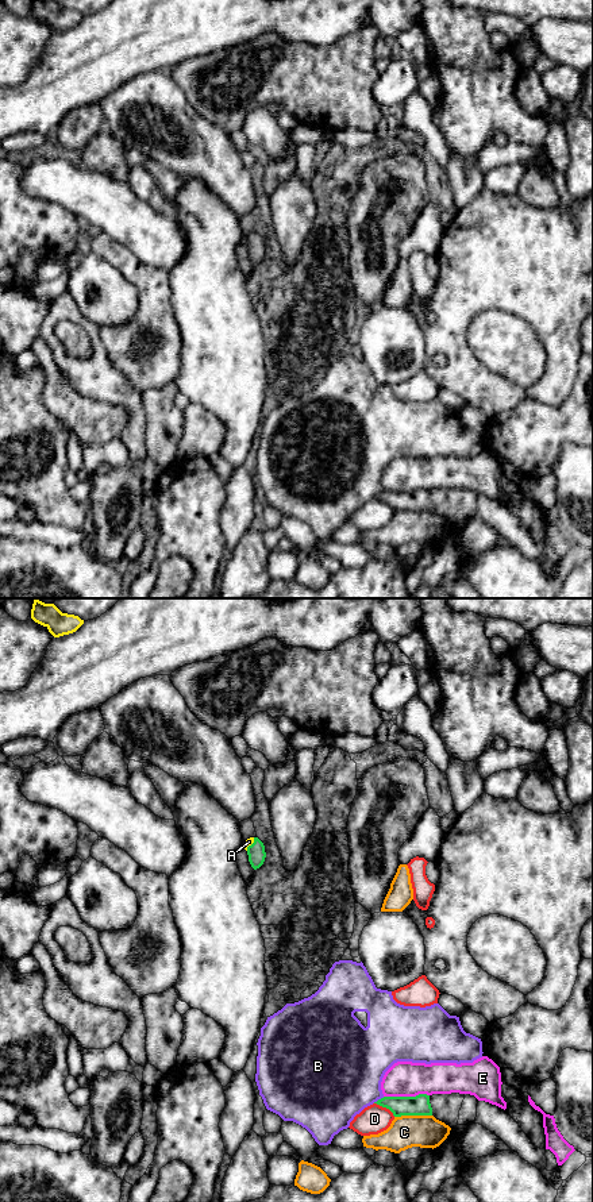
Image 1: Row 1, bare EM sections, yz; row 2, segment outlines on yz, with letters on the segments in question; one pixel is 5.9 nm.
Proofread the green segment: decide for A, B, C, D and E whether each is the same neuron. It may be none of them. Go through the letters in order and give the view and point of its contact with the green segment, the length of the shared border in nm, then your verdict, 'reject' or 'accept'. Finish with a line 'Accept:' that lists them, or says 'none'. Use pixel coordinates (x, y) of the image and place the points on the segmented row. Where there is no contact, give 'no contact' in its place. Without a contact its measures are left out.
A: yz (251, 844) | 90 nm | accept
B: yz (378, 1100) | 80 nm | reject
C: yz (412, 1114) | 220 nm | reject
D: yz (385, 1106) | 150 nm | reject
E: yz (405, 1097) | 280 nm | reject
Accept: A

